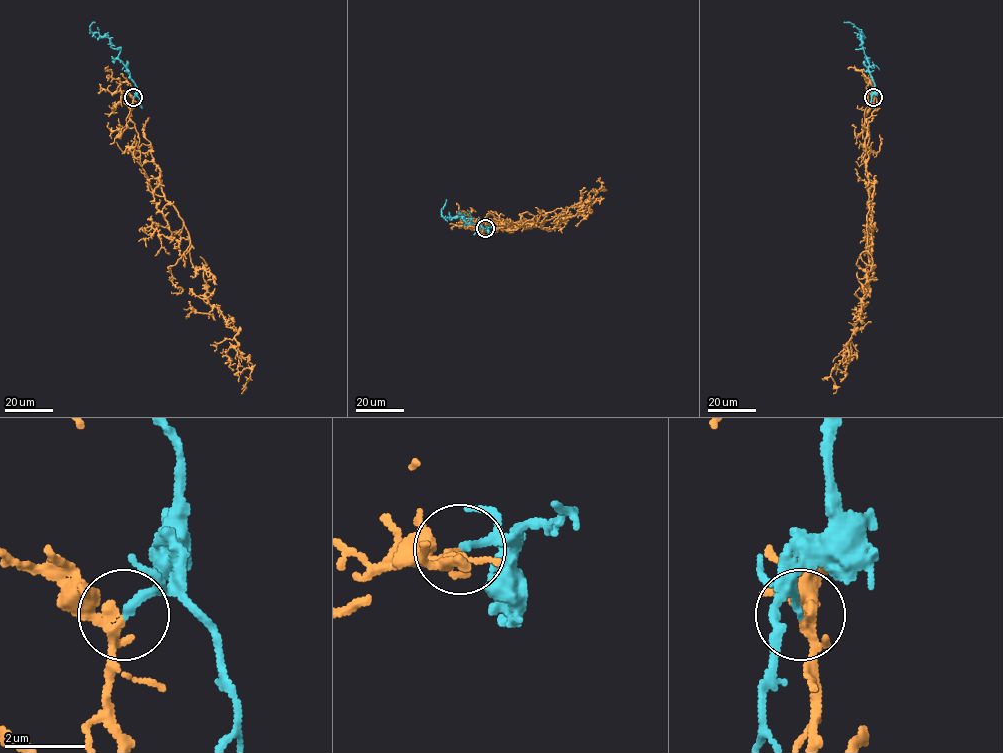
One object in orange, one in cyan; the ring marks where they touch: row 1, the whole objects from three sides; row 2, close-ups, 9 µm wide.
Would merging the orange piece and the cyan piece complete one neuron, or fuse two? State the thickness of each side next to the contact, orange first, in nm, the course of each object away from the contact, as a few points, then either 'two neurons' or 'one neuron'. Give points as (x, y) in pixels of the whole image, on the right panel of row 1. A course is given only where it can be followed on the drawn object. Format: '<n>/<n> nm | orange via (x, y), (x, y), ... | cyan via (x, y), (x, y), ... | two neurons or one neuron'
180/190 nm | orange via (873, 97), (864, 162), (875, 192), (867, 219), (874, 268), (867, 273), (846, 369), (830, 373), (833, 394) | cyan via (873, 97), (874, 84), (862, 45), (862, 32), (850, 22), (844, 22) | one neuron

